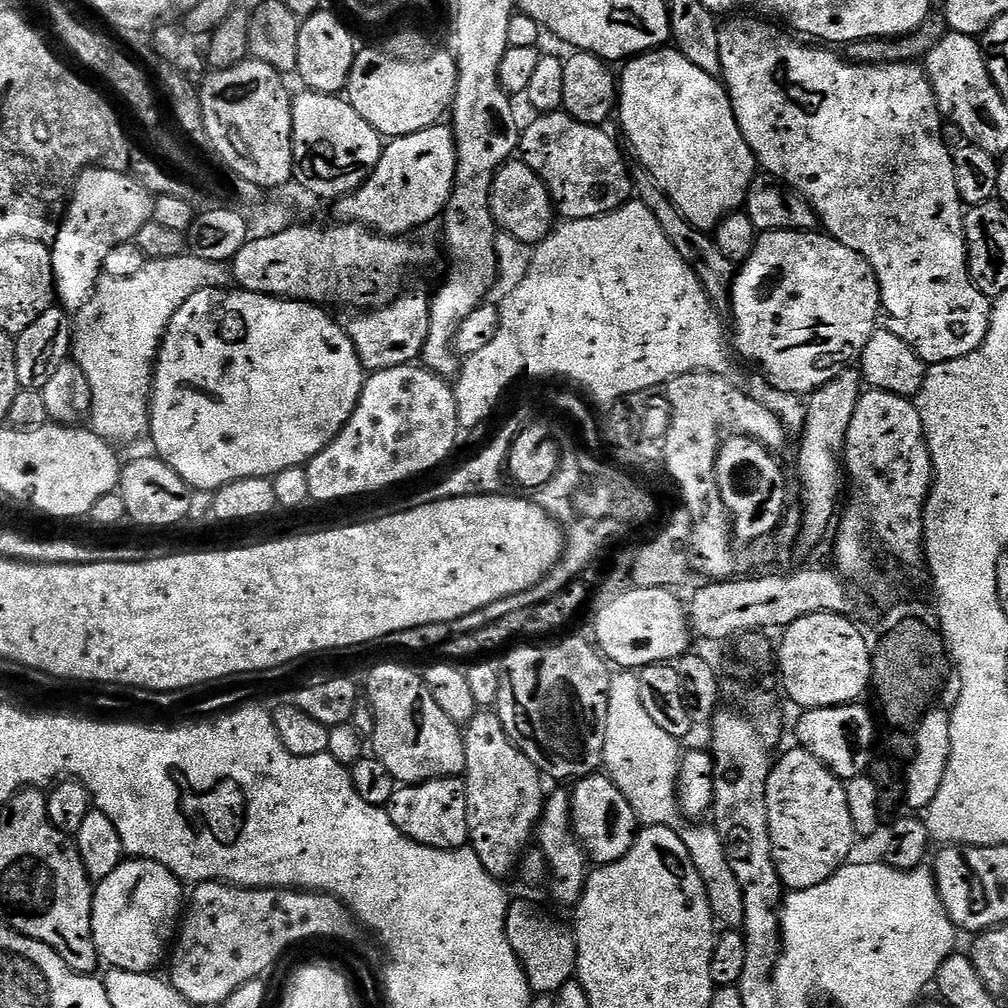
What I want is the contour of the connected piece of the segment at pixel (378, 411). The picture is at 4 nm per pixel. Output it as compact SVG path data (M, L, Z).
M419 363L403 364L371 373L364 381L358 406L344 429L306 465L312 500L328 504L331 500L348 500L351 496L380 492L403 480L412 480L438 467L455 450L456 435L461 435L461 432L456 389L445 377Z

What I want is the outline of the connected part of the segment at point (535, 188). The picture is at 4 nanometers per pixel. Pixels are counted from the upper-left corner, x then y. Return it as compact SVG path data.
M520 158L509 160L496 172L490 194L490 206L497 229L531 246L547 238L554 227L554 209L548 187L541 182L537 172L530 170L530 166Z

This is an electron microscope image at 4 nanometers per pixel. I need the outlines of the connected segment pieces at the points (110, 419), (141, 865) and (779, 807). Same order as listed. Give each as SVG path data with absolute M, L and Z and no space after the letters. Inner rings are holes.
M185 254L178 258L162 258L148 260L130 278L104 278L97 284L90 302L82 306L74 316L71 355L74 362L86 374L86 382L90 382L92 395L92 411L90 427L104 440L113 446L132 444L140 435L150 428L150 397L152 395L152 378L156 357L160 354L160 346L164 343L164 335L174 314L186 302L186 298L194 298L204 288L228 286L233 283L232 266L229 261L211 261Z
M125 859L110 878L94 888L92 933L101 961L127 972L151 973L163 956L165 959L164 940L171 941L177 935L185 896L185 885L166 866L153 860Z
M792 746L773 763L768 776L768 817L770 818L770 838L774 850L774 862L785 889L799 890L818 886L826 882L845 864L849 863L852 847L858 843L854 822L850 822L850 806L846 802L845 781L839 780L814 754L805 748Z

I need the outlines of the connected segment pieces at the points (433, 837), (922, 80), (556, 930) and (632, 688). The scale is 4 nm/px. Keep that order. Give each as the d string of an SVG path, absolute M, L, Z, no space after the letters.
M443 776L441 780L427 780L425 784L397 787L386 810L394 826L419 844L438 850L454 850L469 843L466 786L460 776Z
M744 14L739 18L728 18L720 28L720 71L722 83L728 90L734 118L742 130L742 138L756 155L756 163L767 175L777 176L793 192L797 192L809 201L815 210L823 231L834 237L842 246L850 246L874 270L880 287L880 302L885 313L897 320L897 325L905 324L906 335L912 341L915 350L924 363L931 366L970 354L982 346L988 333L992 317L993 301L984 296L968 273L968 247L965 244L964 220L966 205L958 194L958 185L954 183L954 162L949 145L944 145L944 136L940 133L942 117L936 106L932 83L928 81L927 71L919 63L911 64L853 64L843 55L836 56L824 46L813 46L793 38L787 31L781 30L775 23L764 18L753 18Z
M513 899L506 914L504 931L518 962L524 967L528 986L533 993L552 996L576 976L576 938L552 916L547 916L536 904L528 900Z
M616 670L612 672L610 694L606 706L606 746L604 747L603 771L622 790L626 802L634 810L637 821L645 828L666 826L679 829L682 813L680 800L676 797L676 779L680 776L680 761L682 759L681 741L675 736L666 734L650 718L646 706L642 706L642 694L638 691L638 675L632 670Z

